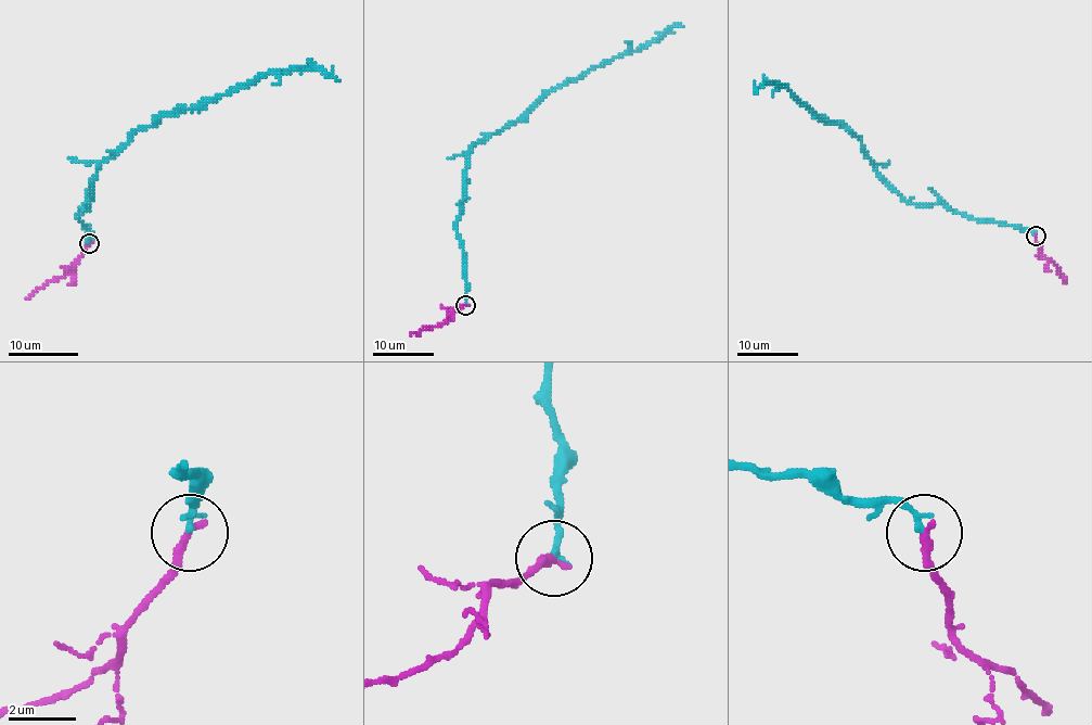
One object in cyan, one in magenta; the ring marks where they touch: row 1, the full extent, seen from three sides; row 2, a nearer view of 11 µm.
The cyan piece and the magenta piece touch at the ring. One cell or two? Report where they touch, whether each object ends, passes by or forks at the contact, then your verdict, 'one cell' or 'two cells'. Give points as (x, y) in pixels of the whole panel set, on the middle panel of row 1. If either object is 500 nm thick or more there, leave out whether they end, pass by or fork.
(465, 305) | cyan ends | magenta ends | one cell

